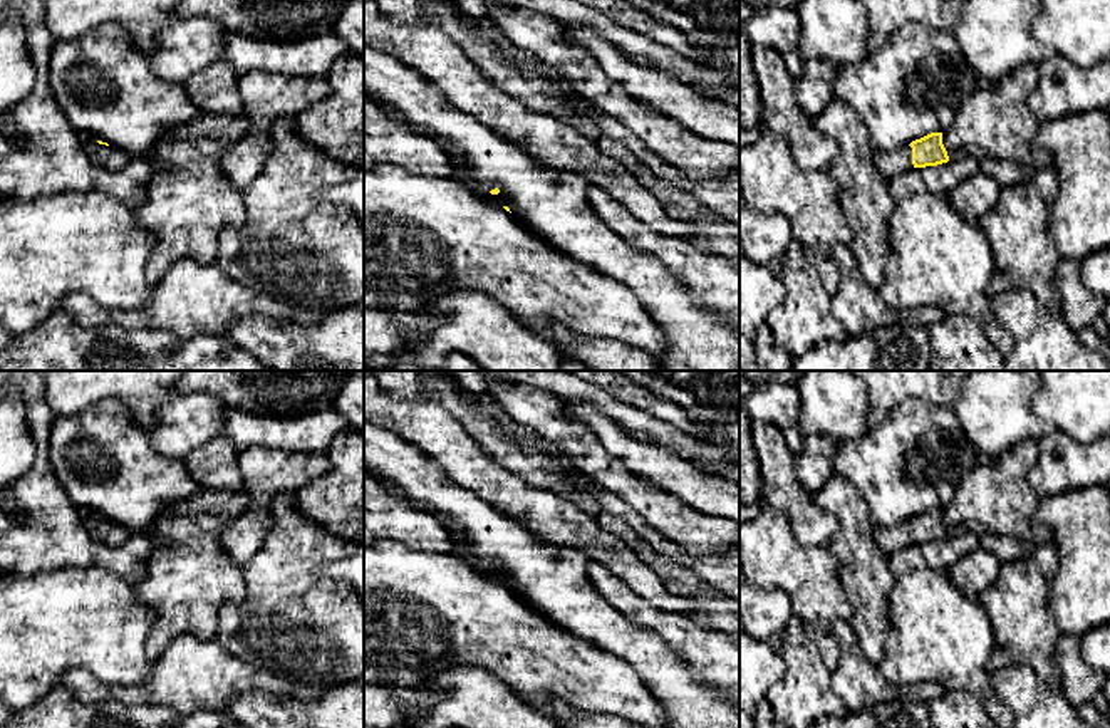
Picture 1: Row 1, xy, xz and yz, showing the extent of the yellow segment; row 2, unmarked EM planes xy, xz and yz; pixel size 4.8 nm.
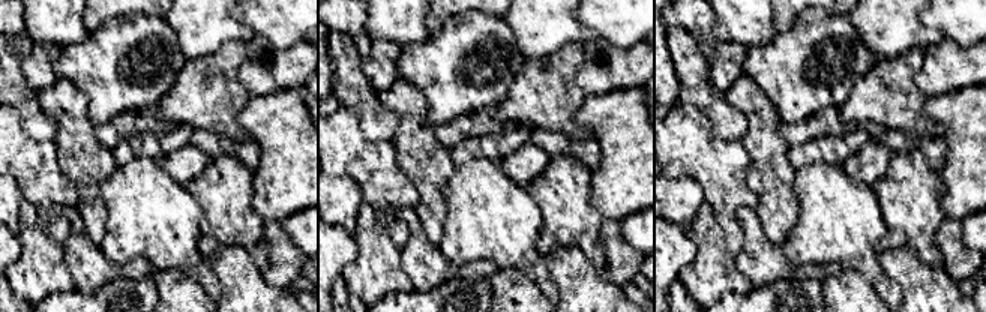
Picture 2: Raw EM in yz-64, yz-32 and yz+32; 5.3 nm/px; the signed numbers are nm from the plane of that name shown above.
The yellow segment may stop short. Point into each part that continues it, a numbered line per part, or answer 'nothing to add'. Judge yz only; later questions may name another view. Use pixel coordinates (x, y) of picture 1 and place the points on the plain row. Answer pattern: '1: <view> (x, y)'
1: yz (892, 539)

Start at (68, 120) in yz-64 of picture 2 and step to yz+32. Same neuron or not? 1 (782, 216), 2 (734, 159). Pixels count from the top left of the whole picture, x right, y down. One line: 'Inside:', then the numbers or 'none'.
Inside: 1

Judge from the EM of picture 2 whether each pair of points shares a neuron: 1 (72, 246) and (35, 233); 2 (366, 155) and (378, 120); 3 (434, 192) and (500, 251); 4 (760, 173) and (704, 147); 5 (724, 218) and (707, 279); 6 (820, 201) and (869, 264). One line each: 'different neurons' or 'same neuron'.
1: different neurons
2: different neurons
3: different neurons
4: different neurons
5: different neurons
6: same neuron

